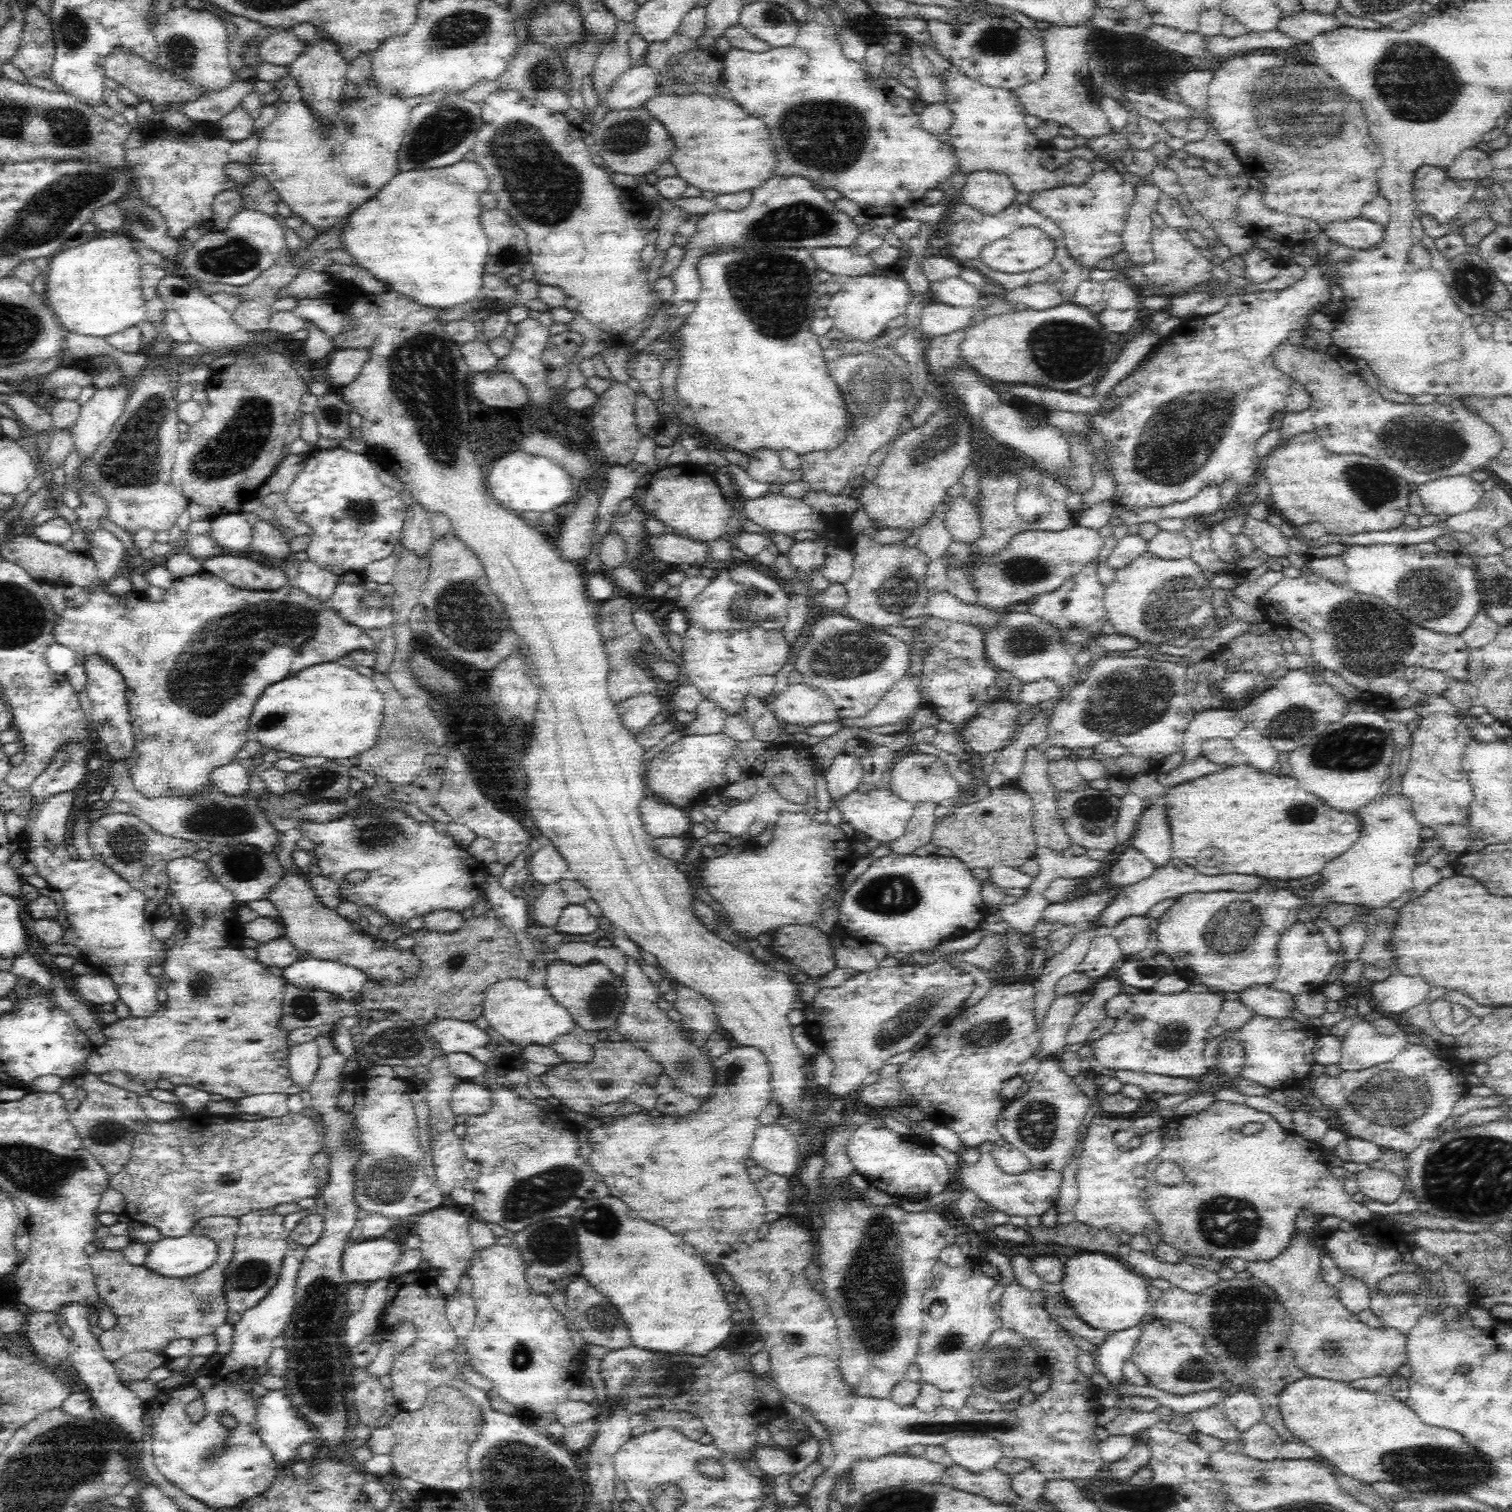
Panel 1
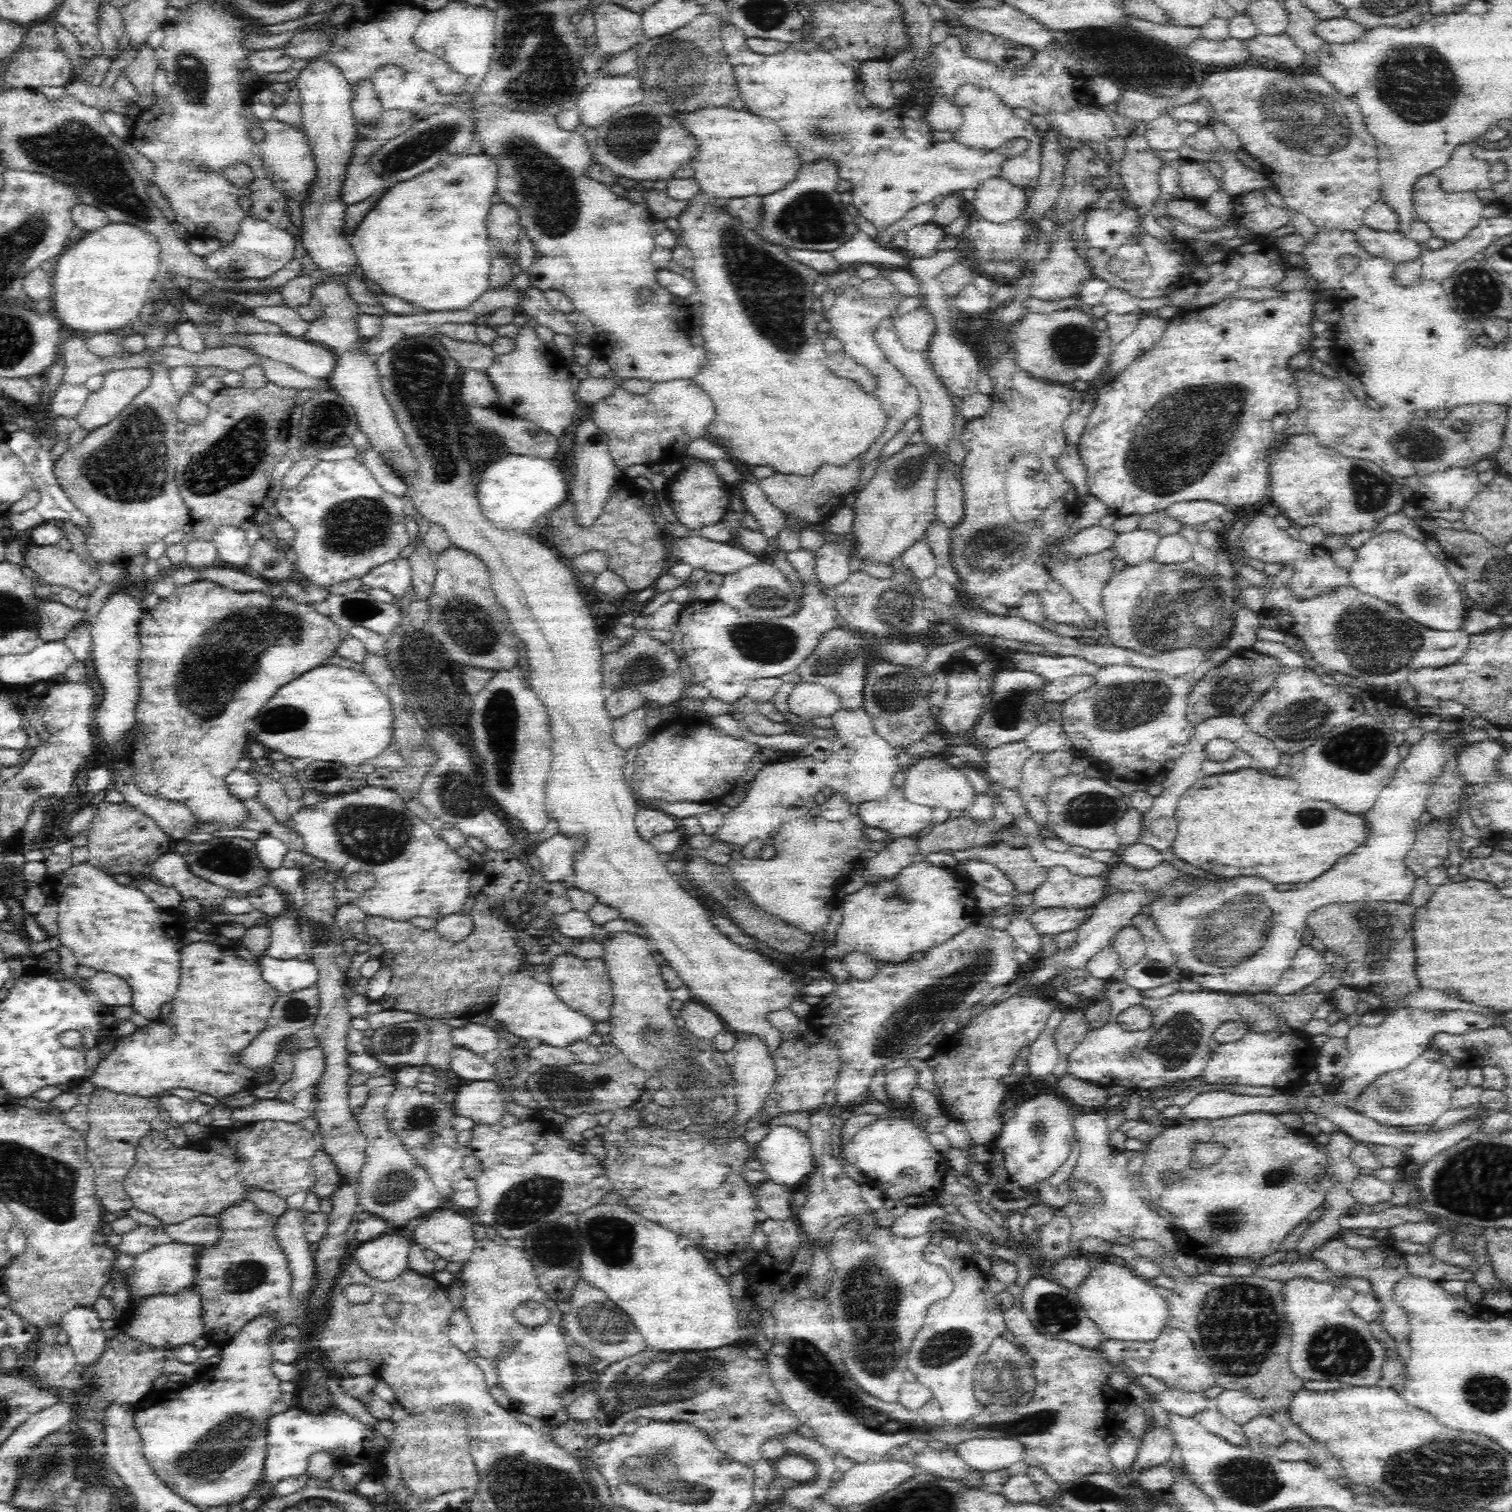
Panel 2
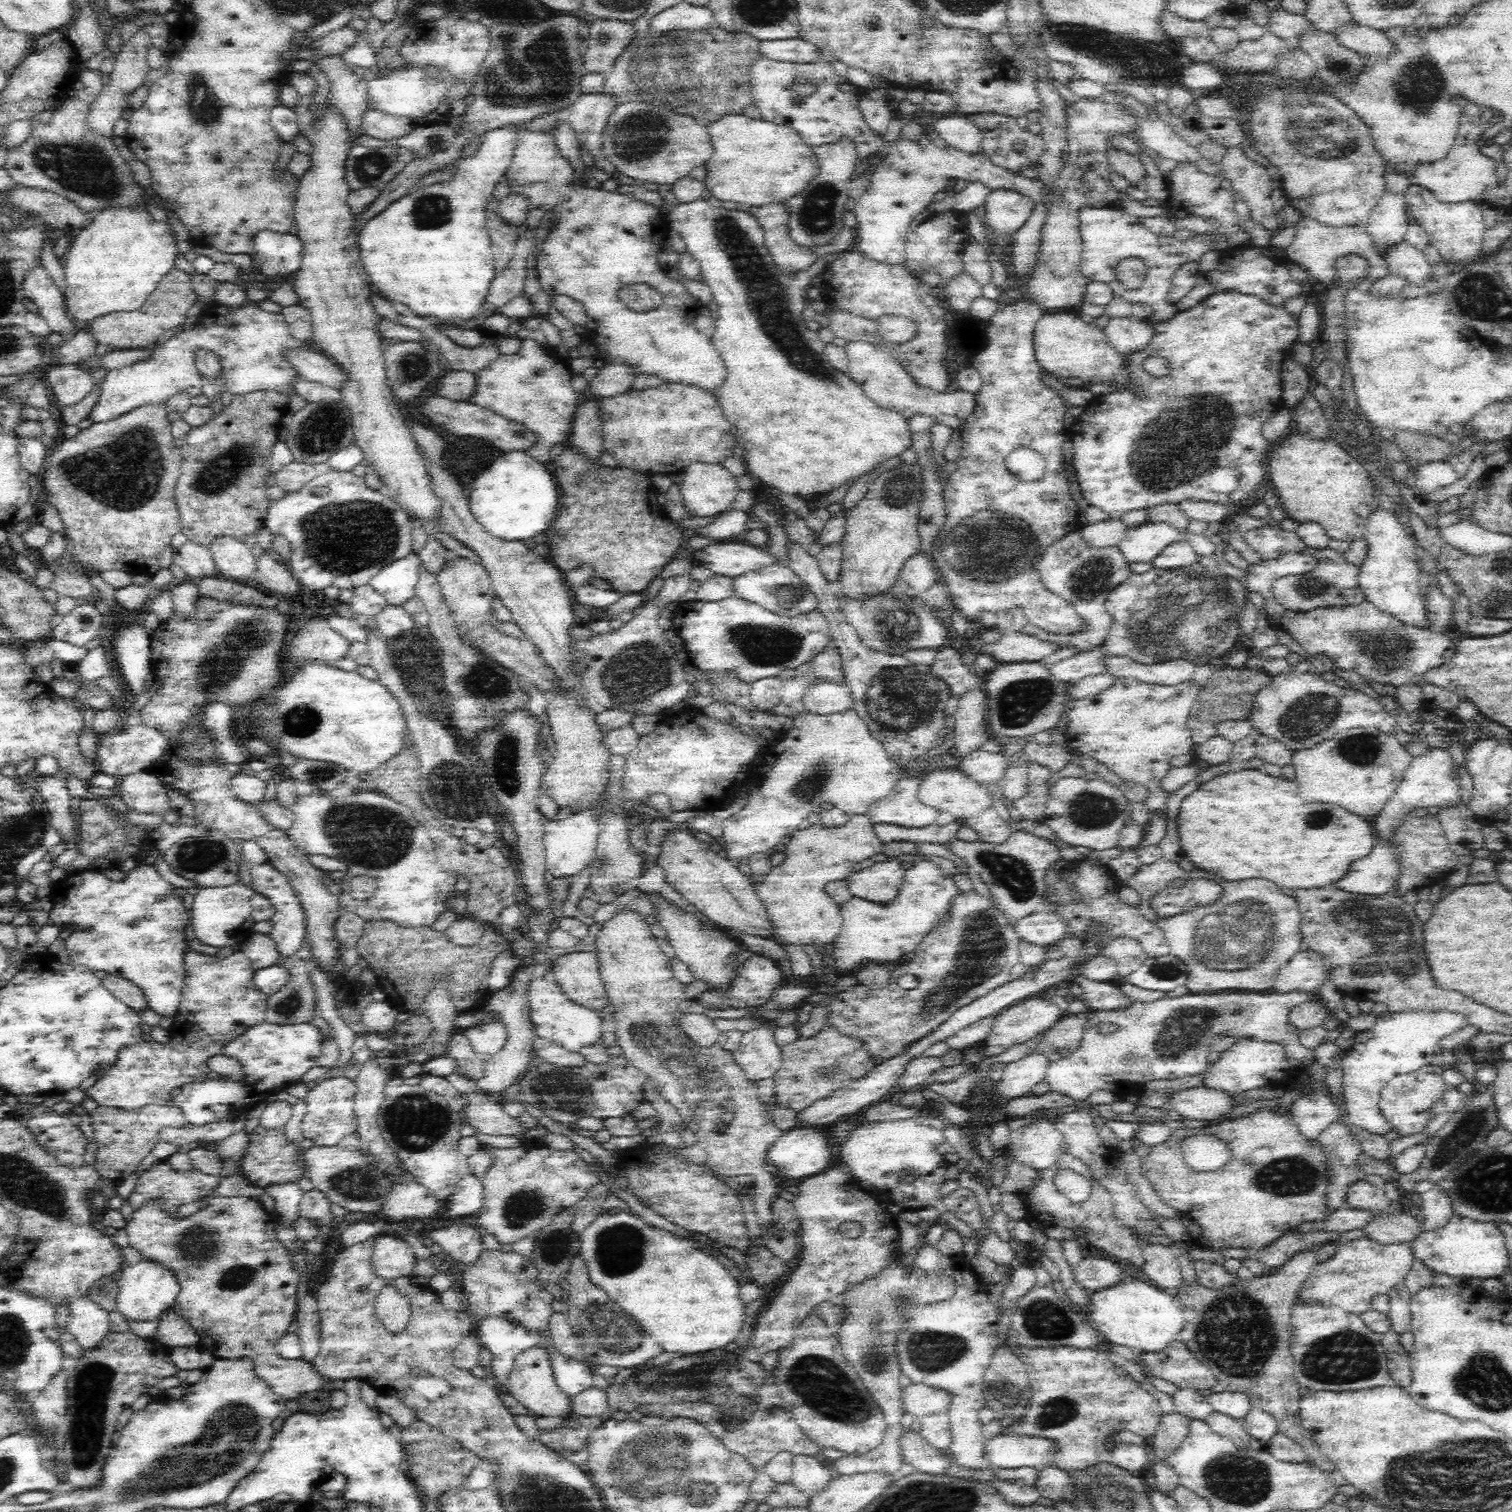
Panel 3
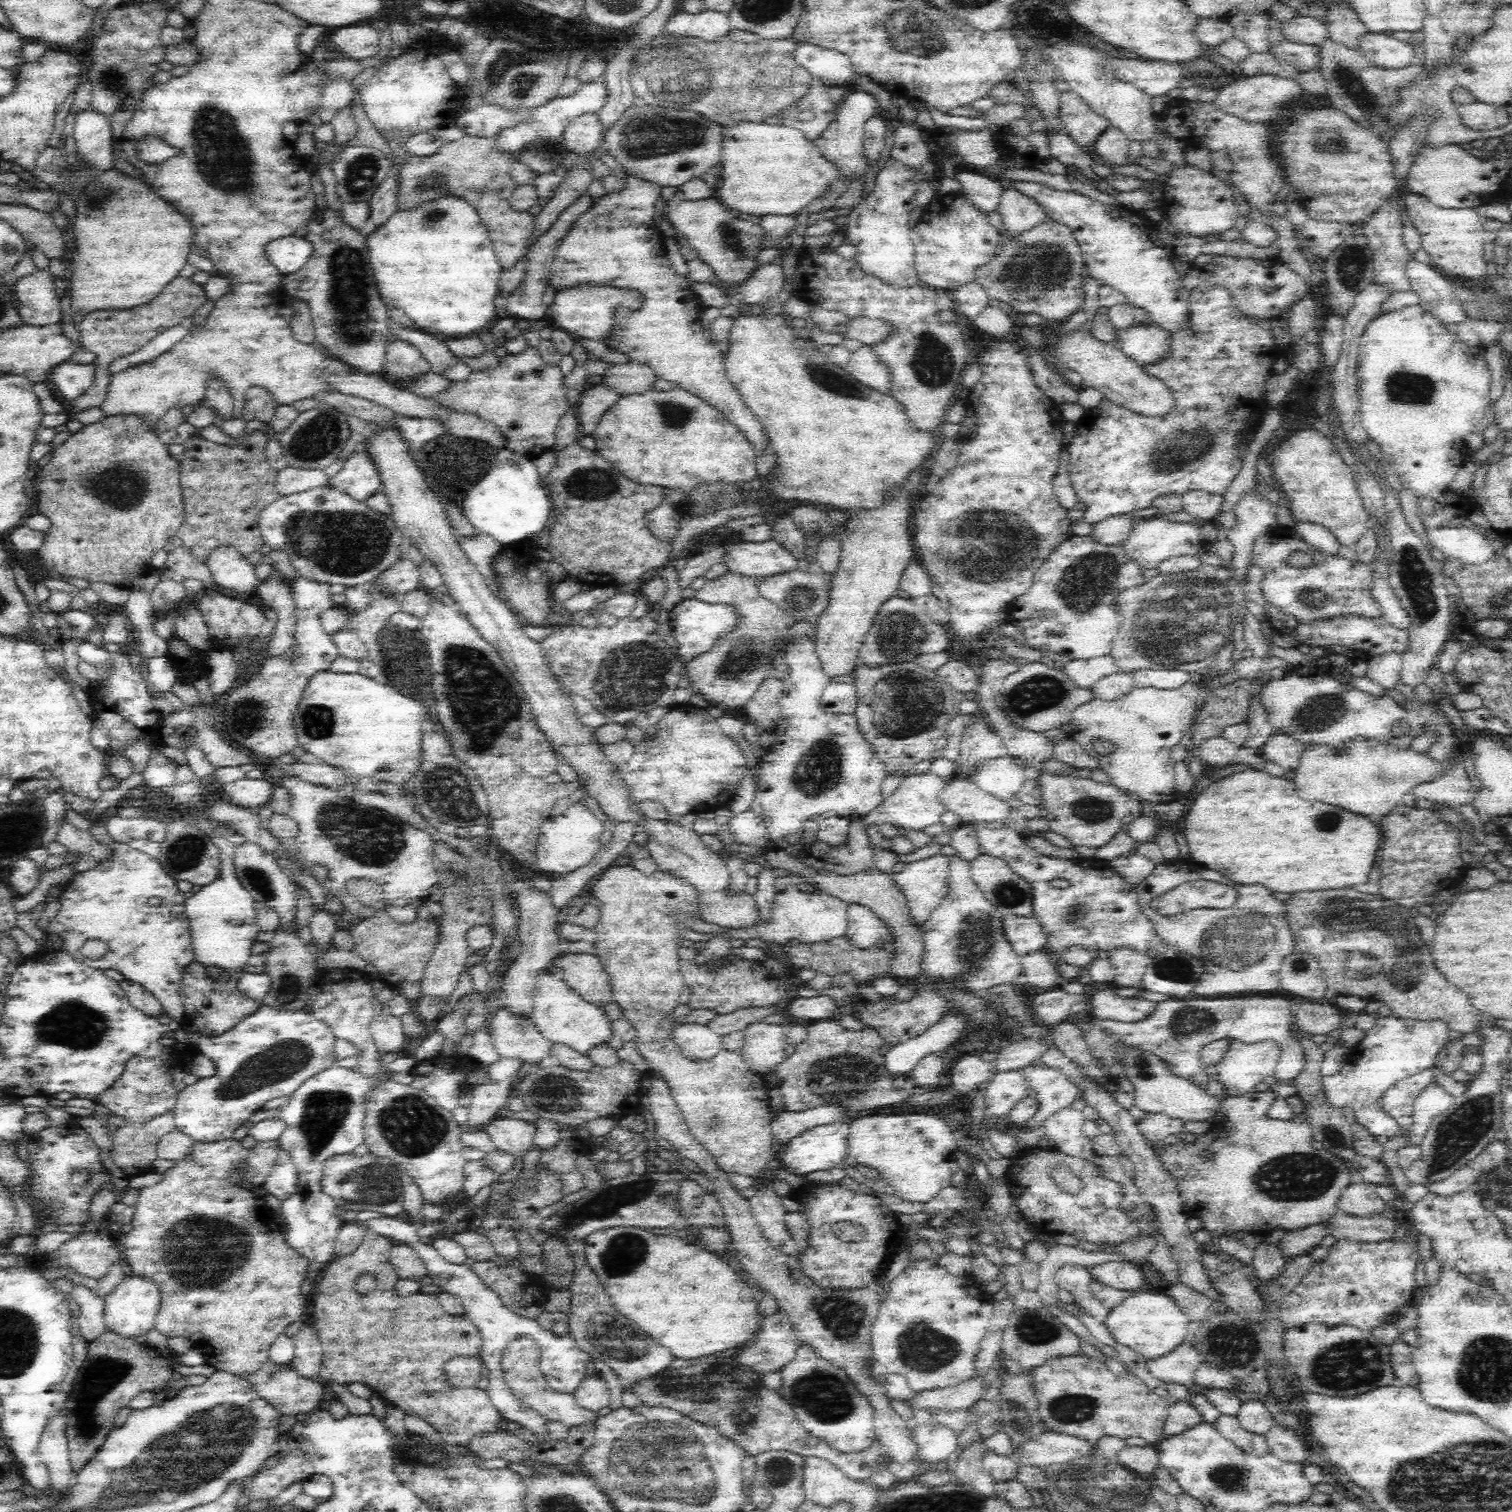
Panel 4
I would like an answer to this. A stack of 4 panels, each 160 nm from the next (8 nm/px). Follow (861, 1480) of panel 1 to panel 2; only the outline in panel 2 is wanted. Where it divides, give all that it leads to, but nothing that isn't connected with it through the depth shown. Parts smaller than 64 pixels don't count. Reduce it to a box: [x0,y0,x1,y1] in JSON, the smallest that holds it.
[822,1459,912,1509]

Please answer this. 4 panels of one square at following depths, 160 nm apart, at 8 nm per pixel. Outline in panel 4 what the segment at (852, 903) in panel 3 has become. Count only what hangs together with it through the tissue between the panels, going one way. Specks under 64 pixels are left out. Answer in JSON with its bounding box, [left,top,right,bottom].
[845,853,949,948]

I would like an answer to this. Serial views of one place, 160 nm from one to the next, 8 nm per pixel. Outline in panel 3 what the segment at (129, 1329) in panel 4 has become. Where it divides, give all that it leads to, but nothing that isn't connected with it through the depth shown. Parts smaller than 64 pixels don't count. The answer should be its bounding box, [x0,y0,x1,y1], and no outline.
[114,1261,178,1322]

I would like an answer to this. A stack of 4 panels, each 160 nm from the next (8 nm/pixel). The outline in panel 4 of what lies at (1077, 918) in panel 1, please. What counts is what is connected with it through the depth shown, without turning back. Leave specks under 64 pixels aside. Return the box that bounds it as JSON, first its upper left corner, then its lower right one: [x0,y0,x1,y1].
[1002,914,1046,957]

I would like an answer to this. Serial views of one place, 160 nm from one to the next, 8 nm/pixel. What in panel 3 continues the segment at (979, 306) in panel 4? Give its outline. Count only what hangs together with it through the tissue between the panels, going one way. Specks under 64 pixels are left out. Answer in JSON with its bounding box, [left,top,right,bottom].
[943,272,983,312]

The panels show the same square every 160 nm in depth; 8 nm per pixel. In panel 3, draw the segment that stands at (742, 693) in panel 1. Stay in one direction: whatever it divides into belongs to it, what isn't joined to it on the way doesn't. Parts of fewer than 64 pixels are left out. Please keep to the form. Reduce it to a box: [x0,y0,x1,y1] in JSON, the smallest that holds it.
[673,596,831,682]

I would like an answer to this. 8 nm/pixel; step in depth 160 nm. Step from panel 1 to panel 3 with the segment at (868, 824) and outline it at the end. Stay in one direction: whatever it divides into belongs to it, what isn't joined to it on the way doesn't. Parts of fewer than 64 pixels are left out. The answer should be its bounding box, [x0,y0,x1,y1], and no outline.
[865,777,939,828]

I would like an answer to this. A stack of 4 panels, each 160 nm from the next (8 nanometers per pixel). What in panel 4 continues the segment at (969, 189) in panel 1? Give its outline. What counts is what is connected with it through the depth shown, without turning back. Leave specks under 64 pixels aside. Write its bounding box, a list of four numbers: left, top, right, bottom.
[997,187,1048,236]

